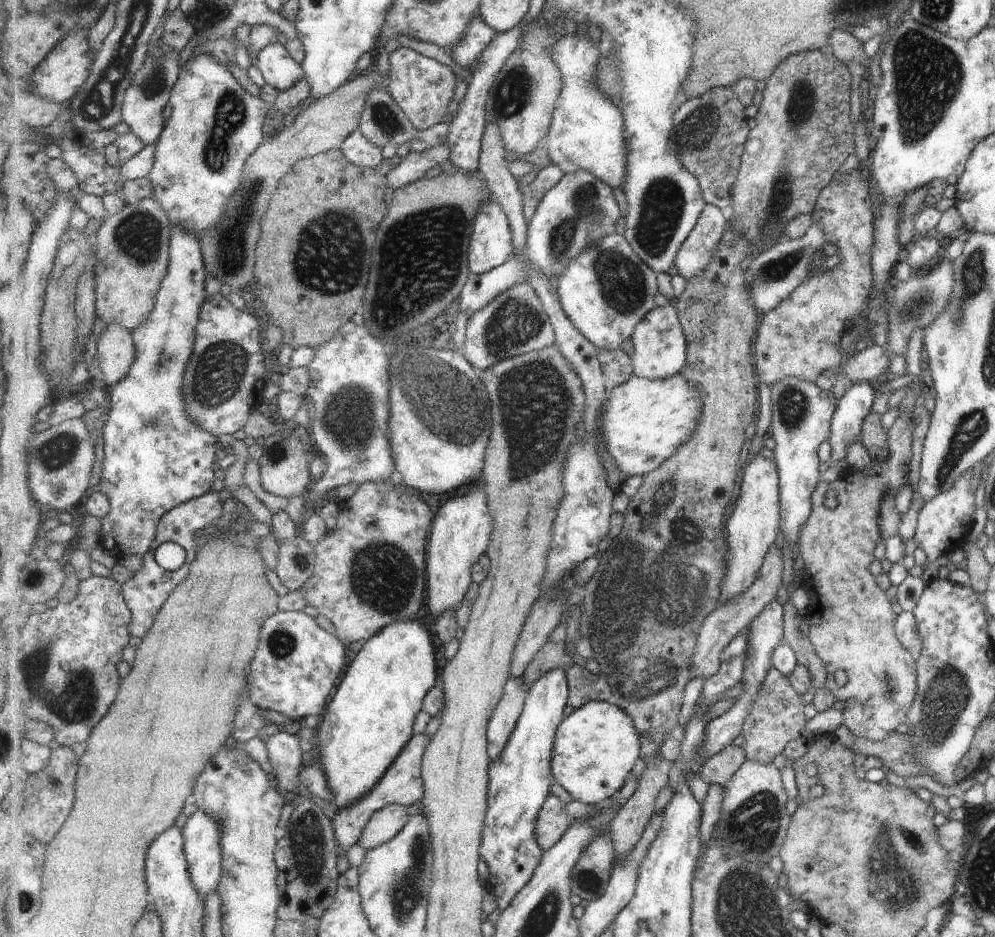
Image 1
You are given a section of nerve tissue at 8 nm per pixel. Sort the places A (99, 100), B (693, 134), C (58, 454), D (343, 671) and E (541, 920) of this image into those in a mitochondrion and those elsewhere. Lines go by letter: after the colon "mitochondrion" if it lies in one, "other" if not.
A: mitochondrion
B: mitochondrion
C: mitochondrion
D: other
E: mitochondrion

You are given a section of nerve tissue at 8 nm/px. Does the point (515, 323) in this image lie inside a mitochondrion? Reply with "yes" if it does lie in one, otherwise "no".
yes

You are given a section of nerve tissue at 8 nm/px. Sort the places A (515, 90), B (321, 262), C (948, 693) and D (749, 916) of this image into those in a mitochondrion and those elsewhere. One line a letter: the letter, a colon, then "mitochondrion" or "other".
A: mitochondrion
B: mitochondrion
C: mitochondrion
D: mitochondrion

